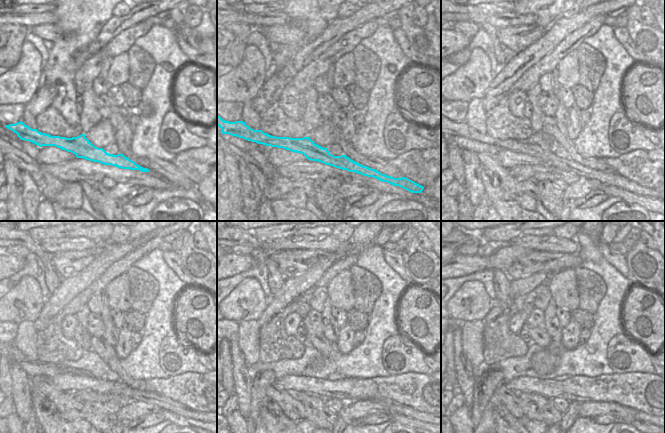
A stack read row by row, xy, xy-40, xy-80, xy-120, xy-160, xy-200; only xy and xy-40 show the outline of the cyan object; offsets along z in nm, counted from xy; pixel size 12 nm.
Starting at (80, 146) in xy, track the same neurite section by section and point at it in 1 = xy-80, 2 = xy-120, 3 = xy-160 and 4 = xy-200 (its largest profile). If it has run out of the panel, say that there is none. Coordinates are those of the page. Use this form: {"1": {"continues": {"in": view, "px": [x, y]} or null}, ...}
{"1": {"continues": {"in": "xy-80", "px": [462, 129]}}, "2": {"continues": {"in": "xy-120", "px": [162, 402]}}, "3": {"continues": {"in": "xy-160", "px": [397, 407]}}, "4": {"continues": {"in": "xy-200", "px": [641, 416]}}}

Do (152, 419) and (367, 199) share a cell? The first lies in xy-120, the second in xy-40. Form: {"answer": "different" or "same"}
{"answer": "same"}

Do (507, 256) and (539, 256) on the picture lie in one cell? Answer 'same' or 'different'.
different

